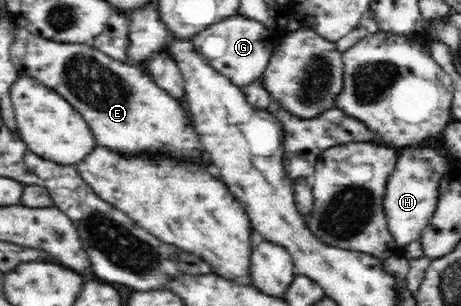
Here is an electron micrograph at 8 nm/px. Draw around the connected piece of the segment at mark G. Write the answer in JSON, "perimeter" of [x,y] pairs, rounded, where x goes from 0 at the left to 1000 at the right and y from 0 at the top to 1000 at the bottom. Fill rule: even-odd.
{"perimeter":[[[501,52],[492,65],[453,82],[445,98],[412,124],[416,160],[443,209],[490,248],[510,281],[529,284],[534,275],[566,255],[584,190],[588,190],[590,108],[575,88],[529,52]]]}

